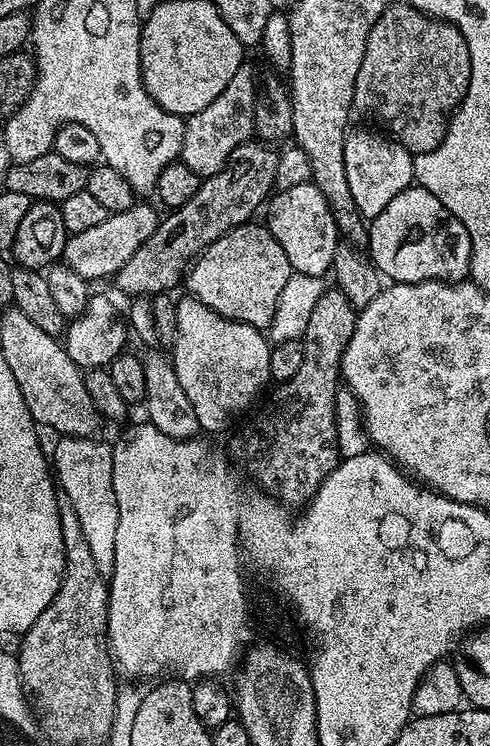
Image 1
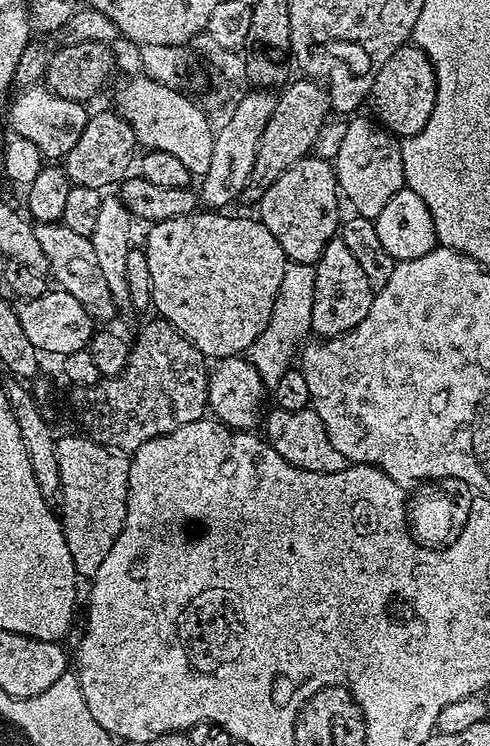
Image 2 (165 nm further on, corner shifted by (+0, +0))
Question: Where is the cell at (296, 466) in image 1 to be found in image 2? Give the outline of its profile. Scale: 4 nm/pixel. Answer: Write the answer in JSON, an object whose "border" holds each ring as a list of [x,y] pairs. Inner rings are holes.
{"border":[[[339,238],[331,240],[322,250],[320,259],[316,261],[314,274],[314,314],[312,315],[312,332],[320,338],[341,336],[358,326],[366,314],[370,314],[370,306],[374,289],[366,279],[358,258],[350,251],[350,246]]]}

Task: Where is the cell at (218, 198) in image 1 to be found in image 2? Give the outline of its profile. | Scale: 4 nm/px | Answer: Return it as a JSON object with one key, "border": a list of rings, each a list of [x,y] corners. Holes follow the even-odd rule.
{"border":[[[307,78],[299,79],[293,79],[283,89],[285,92],[276,96],[274,114],[270,114],[266,130],[262,130],[251,179],[253,185],[257,184],[257,189],[270,187],[287,168],[294,166],[294,162],[309,155],[318,134],[324,129],[324,121],[329,119],[330,105],[323,84]]]}

